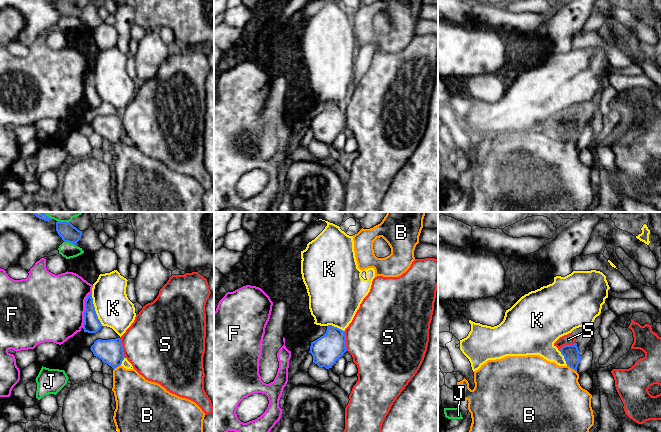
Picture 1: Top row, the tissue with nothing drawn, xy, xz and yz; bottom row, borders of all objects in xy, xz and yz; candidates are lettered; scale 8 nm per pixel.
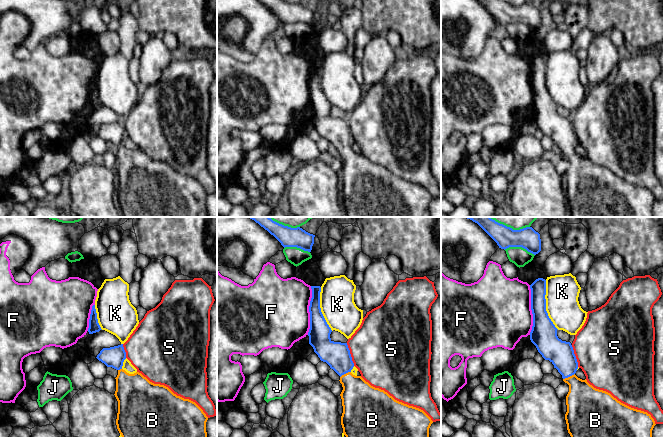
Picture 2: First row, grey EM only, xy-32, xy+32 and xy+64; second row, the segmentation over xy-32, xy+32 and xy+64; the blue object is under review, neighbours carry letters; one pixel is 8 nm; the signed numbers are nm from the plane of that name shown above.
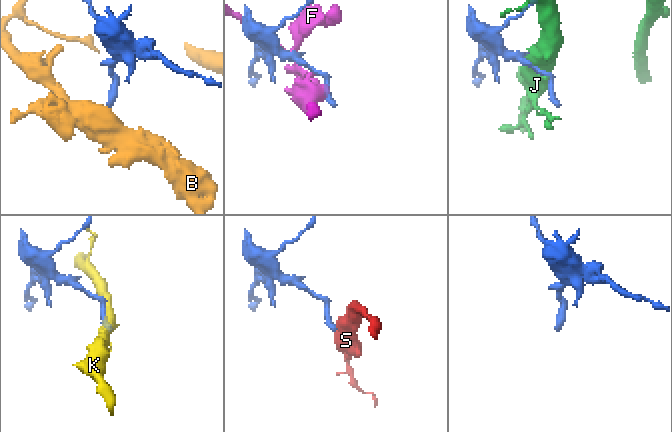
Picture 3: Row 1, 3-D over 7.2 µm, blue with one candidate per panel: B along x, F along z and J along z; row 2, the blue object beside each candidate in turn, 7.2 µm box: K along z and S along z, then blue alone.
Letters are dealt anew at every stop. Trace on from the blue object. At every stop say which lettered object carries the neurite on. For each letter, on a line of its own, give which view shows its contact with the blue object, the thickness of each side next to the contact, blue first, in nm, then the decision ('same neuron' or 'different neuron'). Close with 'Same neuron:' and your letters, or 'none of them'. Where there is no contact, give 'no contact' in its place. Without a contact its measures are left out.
B: contact in yz; calibres 130 and 440 nm; same neuron
F: contact in xy; calibres 140 and 480 nm; different neuron
J: contact in xy; calibres 140 and 130 nm; different neuron
K: contact in xy; calibres 140 and 280 nm; different neuron
S: contact in xy; calibres 190 and 460 nm; different neuron
Same neuron: B

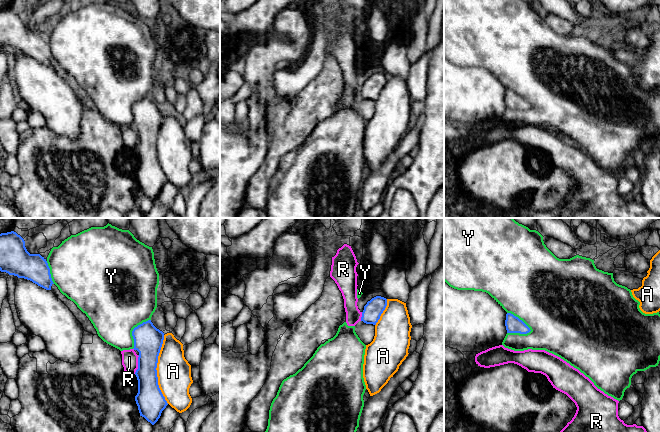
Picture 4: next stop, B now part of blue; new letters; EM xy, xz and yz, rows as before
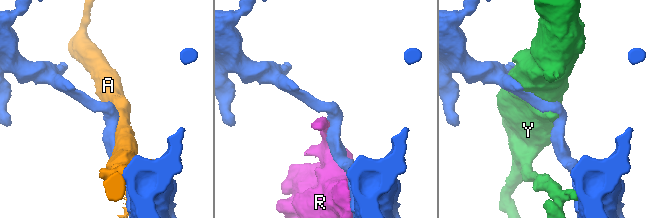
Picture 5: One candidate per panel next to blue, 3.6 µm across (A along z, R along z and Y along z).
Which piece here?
A: contact in xy; calibres 240 and 280 nm; different neuron
R: contact in xy; calibres 240 and 130 nm; different neuron
Y: contact in yz; calibres 130 and 500 nm; different neuron
Same neuron: none of them

